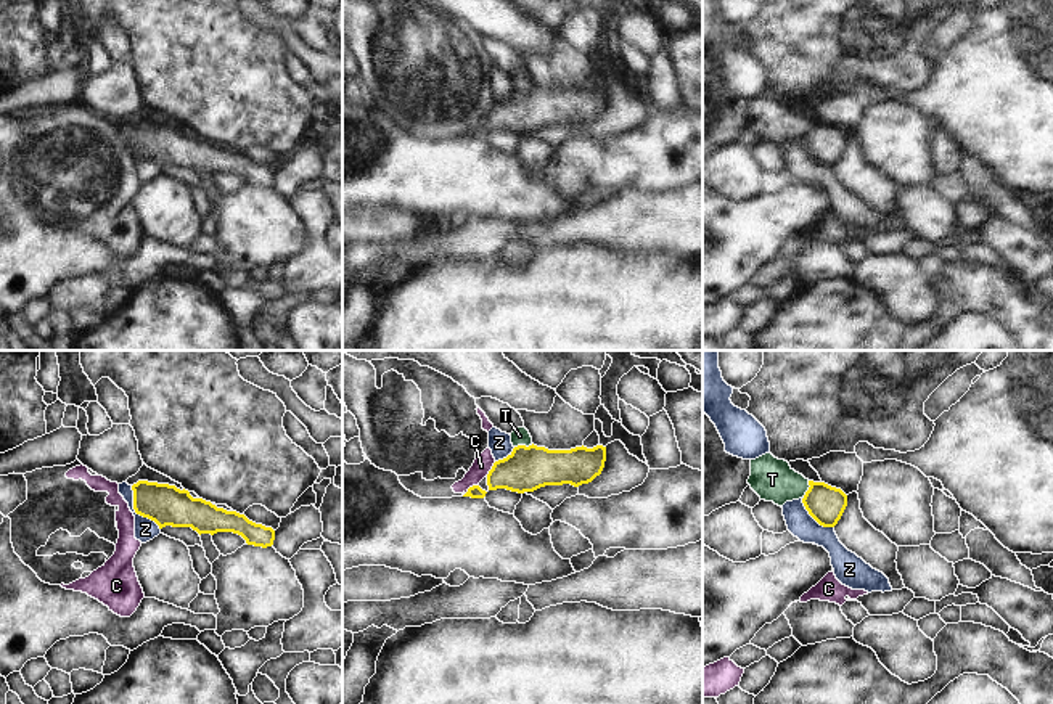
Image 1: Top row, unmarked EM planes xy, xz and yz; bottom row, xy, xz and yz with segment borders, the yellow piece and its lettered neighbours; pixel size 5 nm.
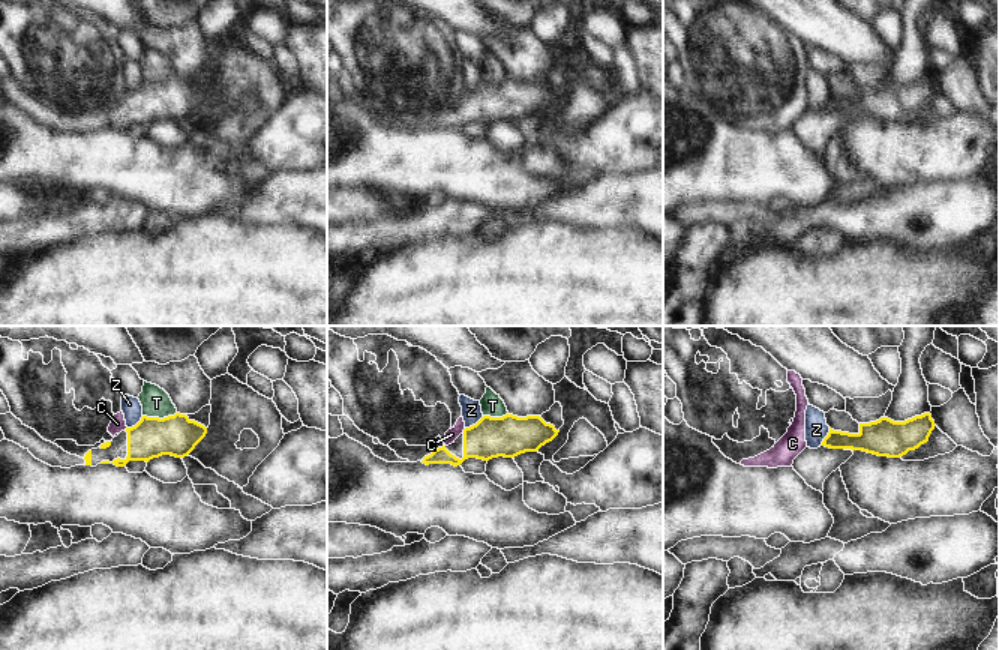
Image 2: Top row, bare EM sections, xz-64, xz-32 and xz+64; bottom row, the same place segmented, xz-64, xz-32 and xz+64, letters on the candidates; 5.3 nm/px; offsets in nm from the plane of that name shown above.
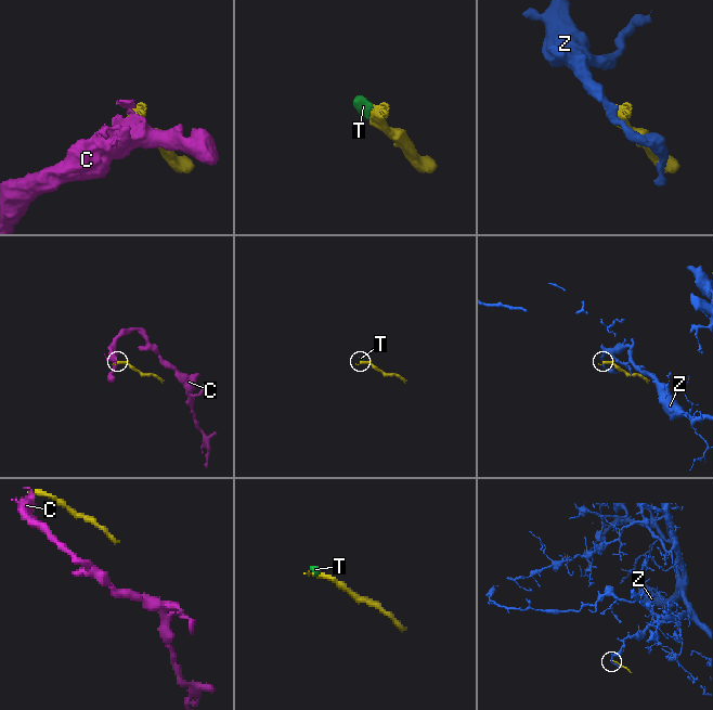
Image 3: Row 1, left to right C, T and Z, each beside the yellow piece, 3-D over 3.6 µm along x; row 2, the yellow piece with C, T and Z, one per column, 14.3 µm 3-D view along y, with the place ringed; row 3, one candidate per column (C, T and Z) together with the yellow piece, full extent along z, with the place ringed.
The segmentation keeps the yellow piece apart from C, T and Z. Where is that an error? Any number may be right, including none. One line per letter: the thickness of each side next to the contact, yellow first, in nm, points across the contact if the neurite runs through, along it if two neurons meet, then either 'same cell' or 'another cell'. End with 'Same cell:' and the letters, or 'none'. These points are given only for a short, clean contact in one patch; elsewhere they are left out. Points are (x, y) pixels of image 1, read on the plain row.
C: 60 nm thick on the yellow side, 90 nm on the other; border along xz (478, 124), (473, 124), (462, 135); another cell
T: 220 nm thick on the yellow side, 90 nm on the other; runs through xz (528, 108), (523, 85), (520, 76); same cell
Z: 200 nm thick on the yellow side, 110 nm on the other; border along xy (131, 126), (134, 150), (150, 158), (159, 169); another cell
Same cell: T

